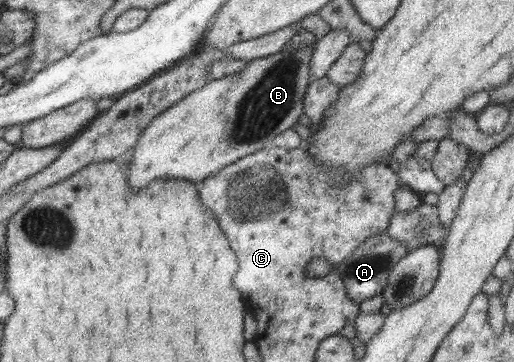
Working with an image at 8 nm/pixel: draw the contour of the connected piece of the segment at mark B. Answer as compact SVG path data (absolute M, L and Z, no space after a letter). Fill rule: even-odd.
M313 46L298 47L291 51L283 48L274 54L252 59L238 73L210 79L186 96L157 114L139 134L136 146L128 158L127 183L131 189L146 186L155 178L172 178L202 182L207 176L222 170L238 158L270 146L272 138L292 128L303 113L303 98L309 83L310 59Z

